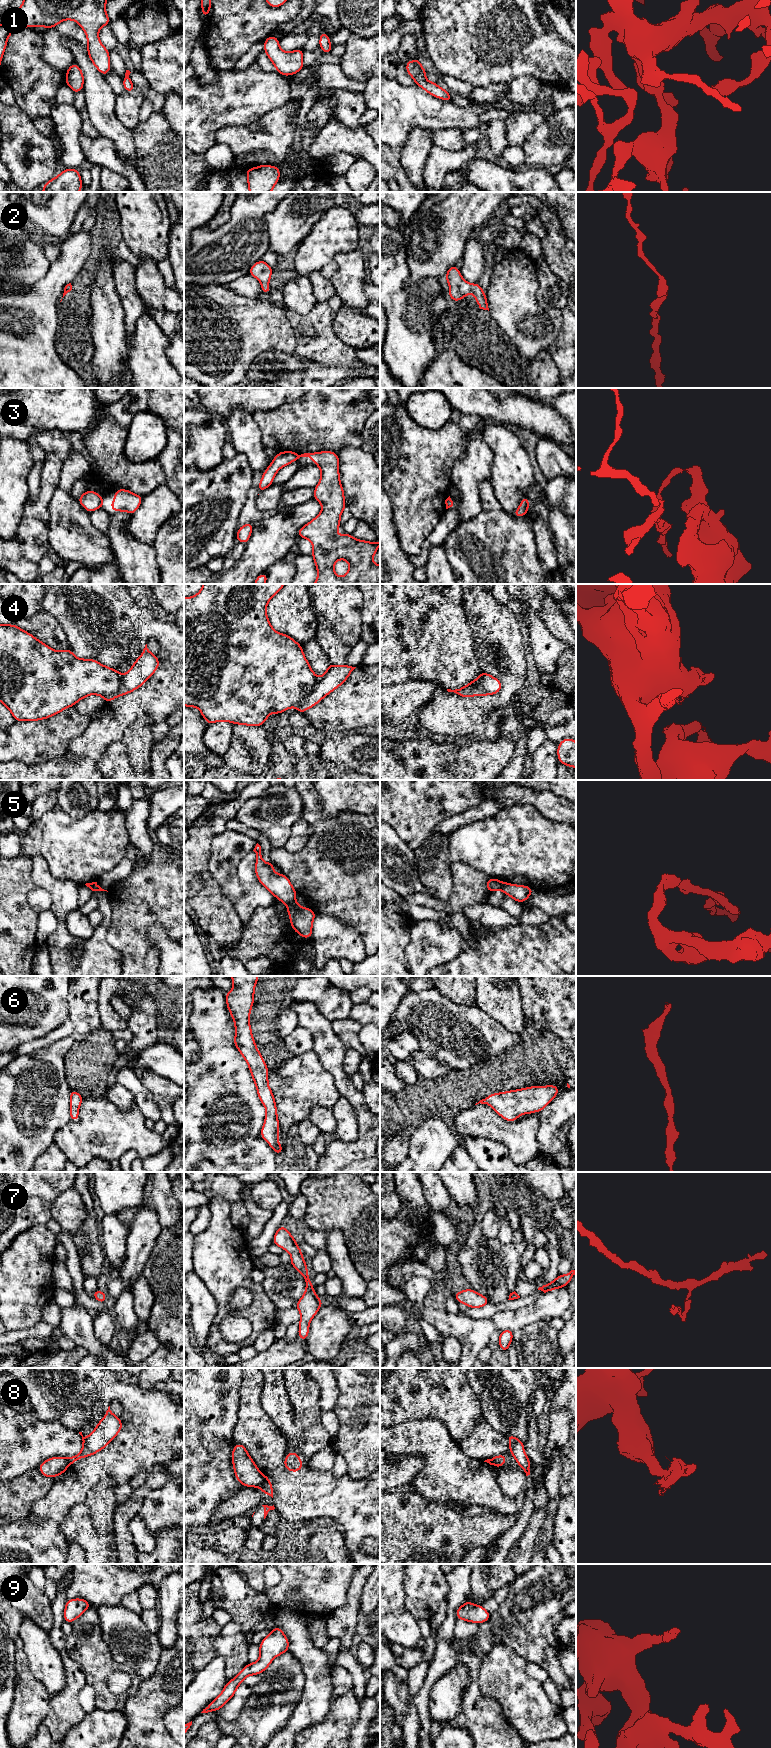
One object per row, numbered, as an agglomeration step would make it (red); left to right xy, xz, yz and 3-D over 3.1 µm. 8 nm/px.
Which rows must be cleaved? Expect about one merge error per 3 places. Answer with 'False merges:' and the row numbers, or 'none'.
False merges: 3, 4, 5, 8

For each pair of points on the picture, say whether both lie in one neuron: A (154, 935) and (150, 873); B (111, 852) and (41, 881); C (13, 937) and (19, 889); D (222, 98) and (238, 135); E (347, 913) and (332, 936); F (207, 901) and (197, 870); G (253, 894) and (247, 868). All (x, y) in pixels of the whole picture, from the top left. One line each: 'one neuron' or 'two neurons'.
A: two neurons
B: two neurons
C: one neuron
D: two neurons
E: two neurons
F: one neuron
G: one neuron

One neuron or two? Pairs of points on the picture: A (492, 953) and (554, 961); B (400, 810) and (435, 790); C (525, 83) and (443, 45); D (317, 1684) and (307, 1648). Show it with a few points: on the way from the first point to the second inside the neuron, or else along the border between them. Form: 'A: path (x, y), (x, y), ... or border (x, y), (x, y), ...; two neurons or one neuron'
A: path (507, 961), (539, 961); one neuron
B: path (409, 801), (420, 790), (426, 790); one neuron
C: border (539, 80), (529, 75), (521, 75), (506, 83); two neurons
D: path (314, 1675), (314, 1668), (310, 1657); one neuron

